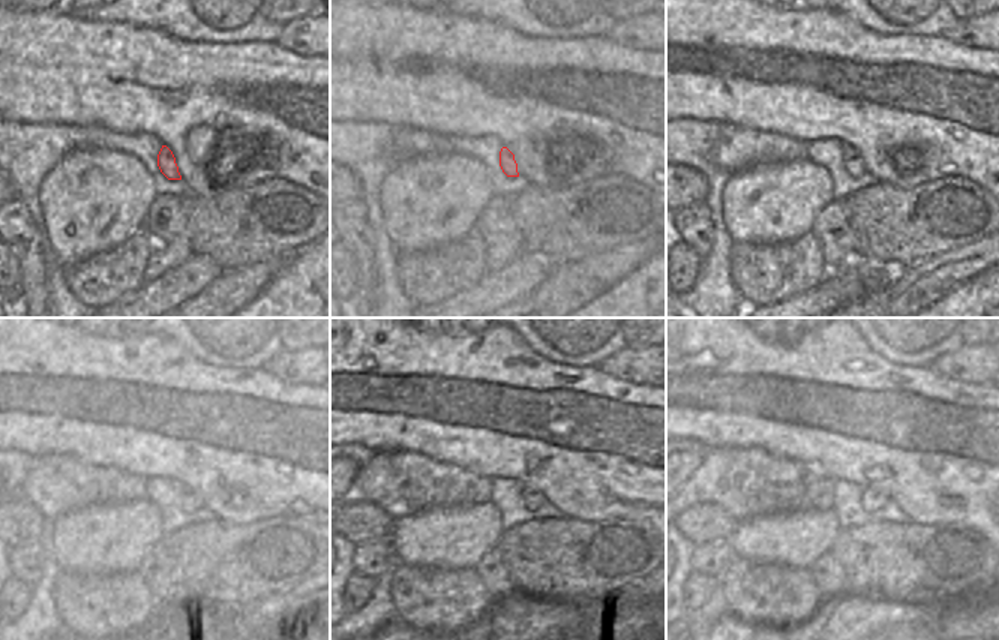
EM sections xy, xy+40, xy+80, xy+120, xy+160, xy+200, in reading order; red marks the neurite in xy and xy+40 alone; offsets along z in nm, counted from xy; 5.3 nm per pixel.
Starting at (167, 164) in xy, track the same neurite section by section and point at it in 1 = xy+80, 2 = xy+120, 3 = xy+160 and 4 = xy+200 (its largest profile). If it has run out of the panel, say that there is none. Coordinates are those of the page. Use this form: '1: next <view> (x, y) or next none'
1: next xy+80 (854, 167)
2: next xy+120 (188, 501)
3: next xy+160 (533, 501)
4: next xy+200 (870, 499)

